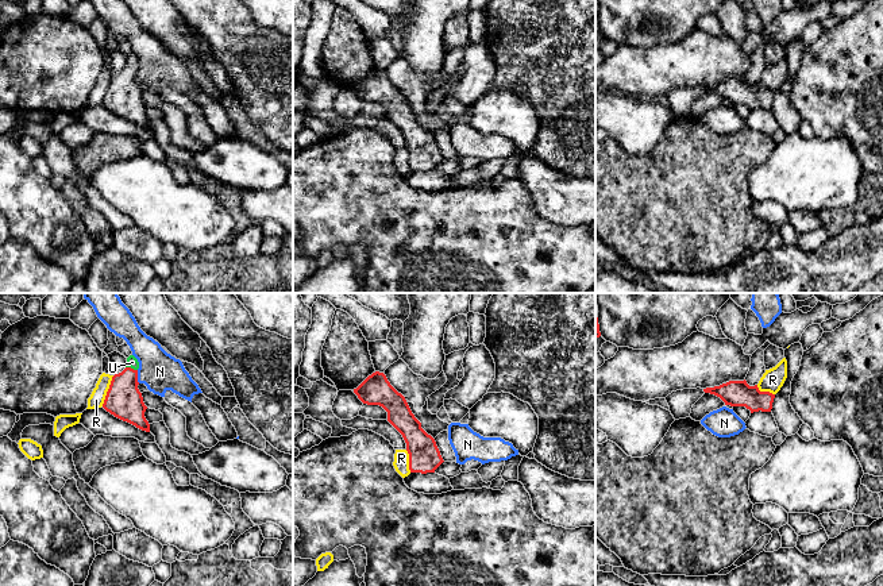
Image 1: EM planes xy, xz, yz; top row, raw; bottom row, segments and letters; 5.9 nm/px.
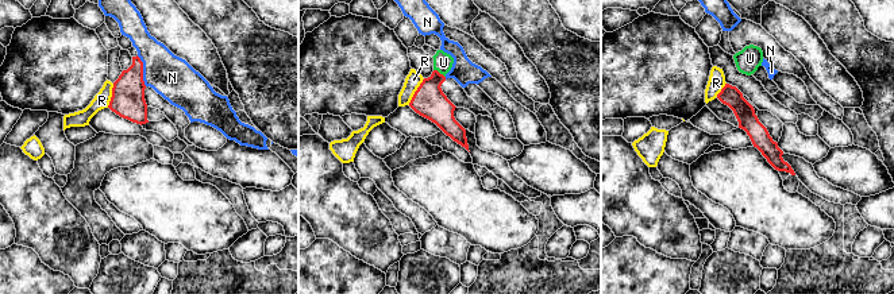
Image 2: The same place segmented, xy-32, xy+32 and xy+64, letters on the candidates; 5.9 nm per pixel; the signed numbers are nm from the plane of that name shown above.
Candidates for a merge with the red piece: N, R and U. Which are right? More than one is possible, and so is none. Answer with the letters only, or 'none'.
U

